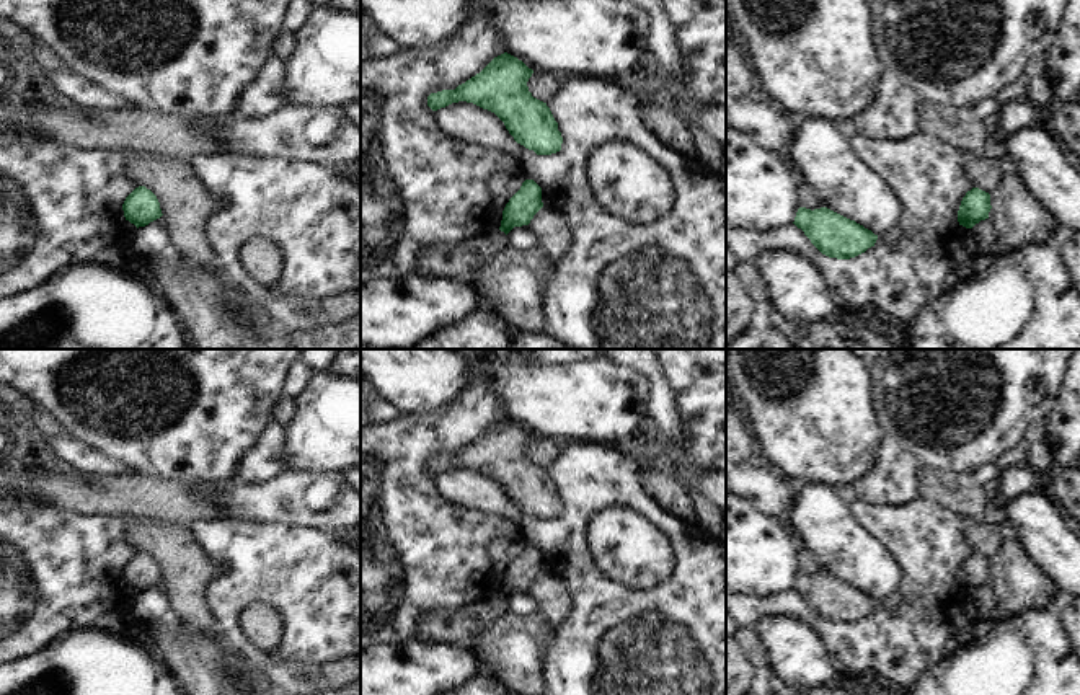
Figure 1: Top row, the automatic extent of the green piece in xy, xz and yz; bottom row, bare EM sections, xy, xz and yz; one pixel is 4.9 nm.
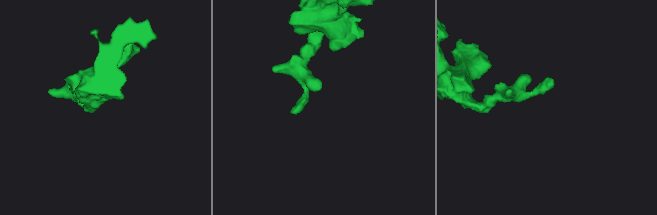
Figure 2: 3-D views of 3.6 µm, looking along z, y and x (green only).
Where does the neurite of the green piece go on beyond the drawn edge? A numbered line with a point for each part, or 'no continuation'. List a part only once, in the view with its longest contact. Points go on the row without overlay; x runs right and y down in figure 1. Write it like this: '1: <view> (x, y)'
no continuation

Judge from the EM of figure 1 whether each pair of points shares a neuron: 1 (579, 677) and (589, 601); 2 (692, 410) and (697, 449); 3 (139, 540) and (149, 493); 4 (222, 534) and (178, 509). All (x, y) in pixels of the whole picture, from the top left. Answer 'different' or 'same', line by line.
1: same
2: same
3: different
4: different

